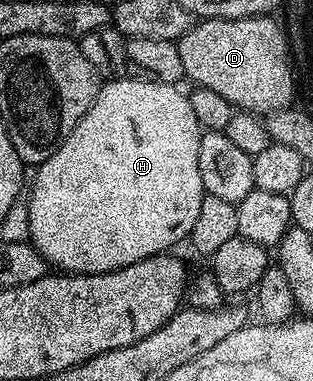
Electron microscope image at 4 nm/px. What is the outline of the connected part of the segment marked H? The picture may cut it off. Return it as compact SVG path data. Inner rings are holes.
M110 79L99 88L96 99L84 111L80 123L68 131L64 143L56 147L49 159L43 165L37 166L34 186L28 189L28 223L30 224L29 242L40 251L40 255L55 270L65 271L67 274L76 273L107 273L116 271L120 267L128 267L132 263L140 263L140 259L156 257L159 253L173 250L173 245L185 242L190 236L196 219L200 216L200 203L204 196L198 156L200 155L200 139L203 130L198 127L196 114L192 111L192 103L185 92L181 93L178 85L165 85L159 81L144 81L141 79Z

